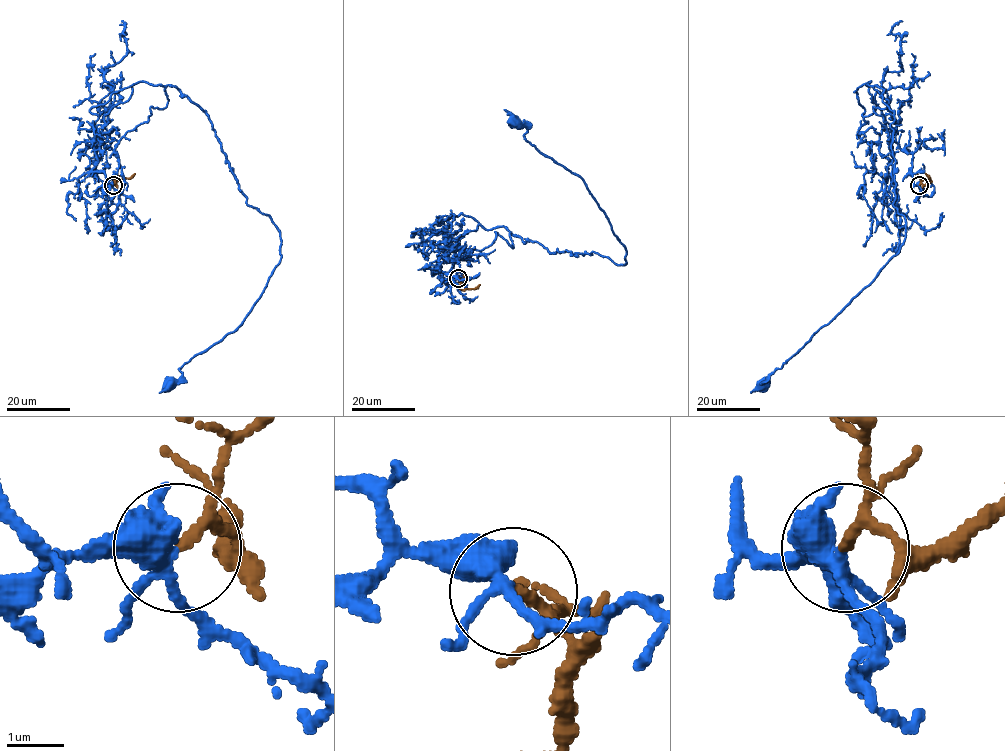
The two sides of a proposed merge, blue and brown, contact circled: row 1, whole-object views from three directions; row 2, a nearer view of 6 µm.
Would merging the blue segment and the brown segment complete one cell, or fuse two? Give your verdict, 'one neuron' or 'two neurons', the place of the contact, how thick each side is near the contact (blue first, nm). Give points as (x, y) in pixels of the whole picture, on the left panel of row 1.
one neuron; at (113, 185); 340 nm thick on the blue side, 140 nm on the other

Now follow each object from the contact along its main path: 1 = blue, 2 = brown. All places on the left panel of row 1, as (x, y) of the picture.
1: (112, 185), (96, 173), (104, 116), (133, 85), (174, 85), (280, 232), (240, 324), (169, 383)
2: (112, 185), (135, 173)

